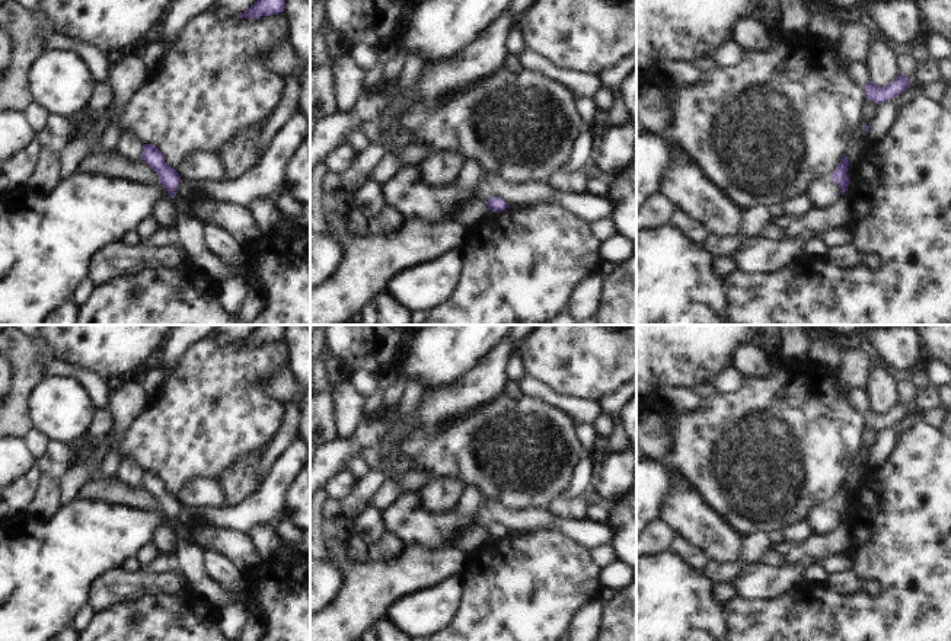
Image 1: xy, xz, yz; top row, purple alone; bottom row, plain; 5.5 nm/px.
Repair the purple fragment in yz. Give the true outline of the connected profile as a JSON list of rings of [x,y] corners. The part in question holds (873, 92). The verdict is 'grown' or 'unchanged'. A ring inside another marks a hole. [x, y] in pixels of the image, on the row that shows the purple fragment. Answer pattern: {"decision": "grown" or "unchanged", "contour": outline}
{"decision": "grown", "contour": [[[929,55],[926,60],[918,64],[915,73],[909,77],[900,74],[885,86],[878,86],[871,80],[865,83],[865,99],[874,101],[880,106],[884,101],[893,99],[900,95],[912,83],[918,82],[919,84],[925,86],[935,79],[941,79],[939,63],[936,58]]]}

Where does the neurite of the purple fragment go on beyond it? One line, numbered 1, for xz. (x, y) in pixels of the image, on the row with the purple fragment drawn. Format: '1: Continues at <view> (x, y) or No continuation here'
1: No continuation here

